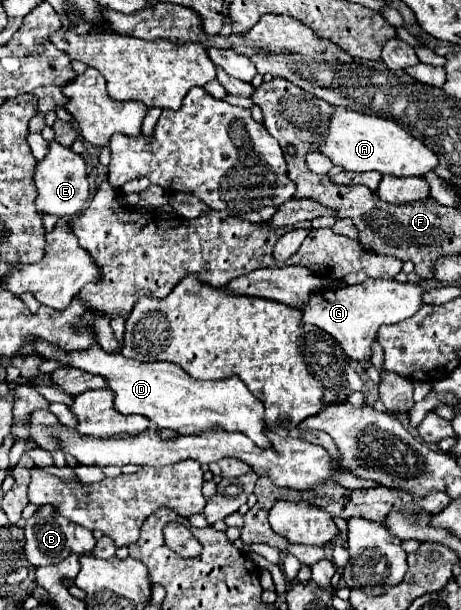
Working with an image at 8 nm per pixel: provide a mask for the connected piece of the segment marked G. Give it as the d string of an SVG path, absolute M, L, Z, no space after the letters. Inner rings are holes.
M365 280L363 284L335 288L335 290L317 290L313 298L305 306L301 306L303 322L319 326L327 334L331 334L341 348L347 352L349 360L369 360L371 358L371 344L377 336L377 330L383 324L397 324L409 316L413 316L423 300L423 288L417 284L399 284L395 280Z

